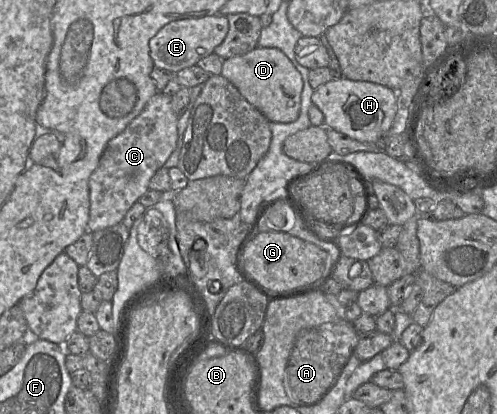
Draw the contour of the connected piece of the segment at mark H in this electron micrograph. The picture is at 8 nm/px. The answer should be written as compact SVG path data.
M336 77L314 89L311 101L324 116L324 125L361 142L380 140L391 127L397 109L396 93L383 85Z

